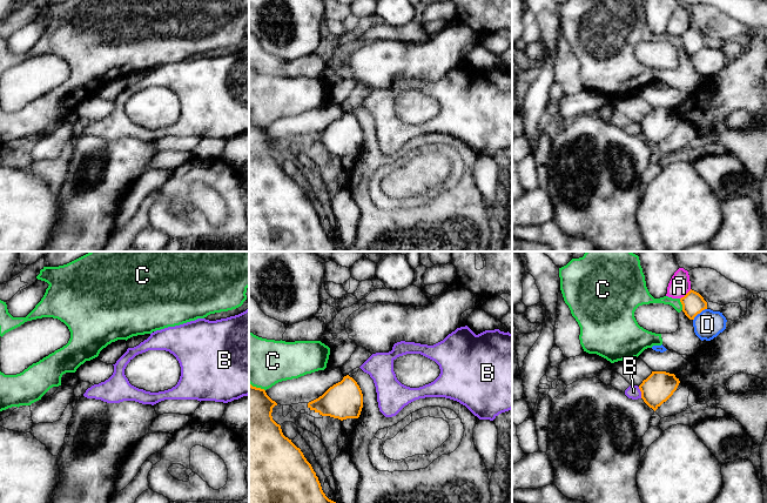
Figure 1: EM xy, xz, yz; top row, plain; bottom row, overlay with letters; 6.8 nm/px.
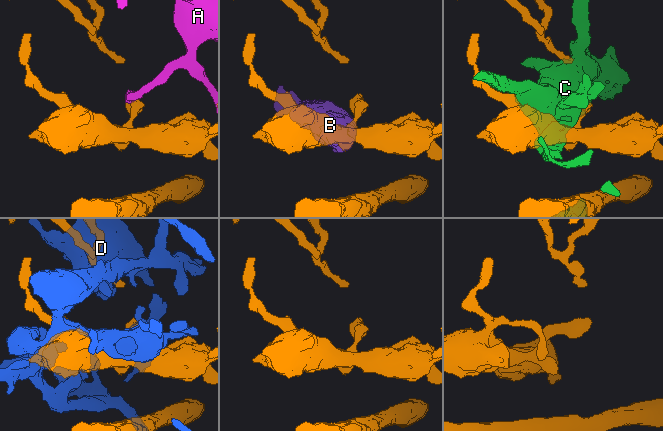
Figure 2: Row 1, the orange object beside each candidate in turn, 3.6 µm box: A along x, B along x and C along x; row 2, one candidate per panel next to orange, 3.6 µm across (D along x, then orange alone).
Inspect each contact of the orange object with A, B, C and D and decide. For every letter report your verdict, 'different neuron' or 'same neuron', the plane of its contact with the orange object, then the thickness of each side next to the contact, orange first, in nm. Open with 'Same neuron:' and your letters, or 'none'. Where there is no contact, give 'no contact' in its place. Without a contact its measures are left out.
Same neuron: none
A: different neuron; contact in yz; calibres 160 and 150 nm
B: different neuron; contact in yz; calibres 200 and 90 nm
C: different neuron; contact in yz; calibres 160 and 80 nm
D: different neuron; contact in yz; calibres 160 and 190 nm

